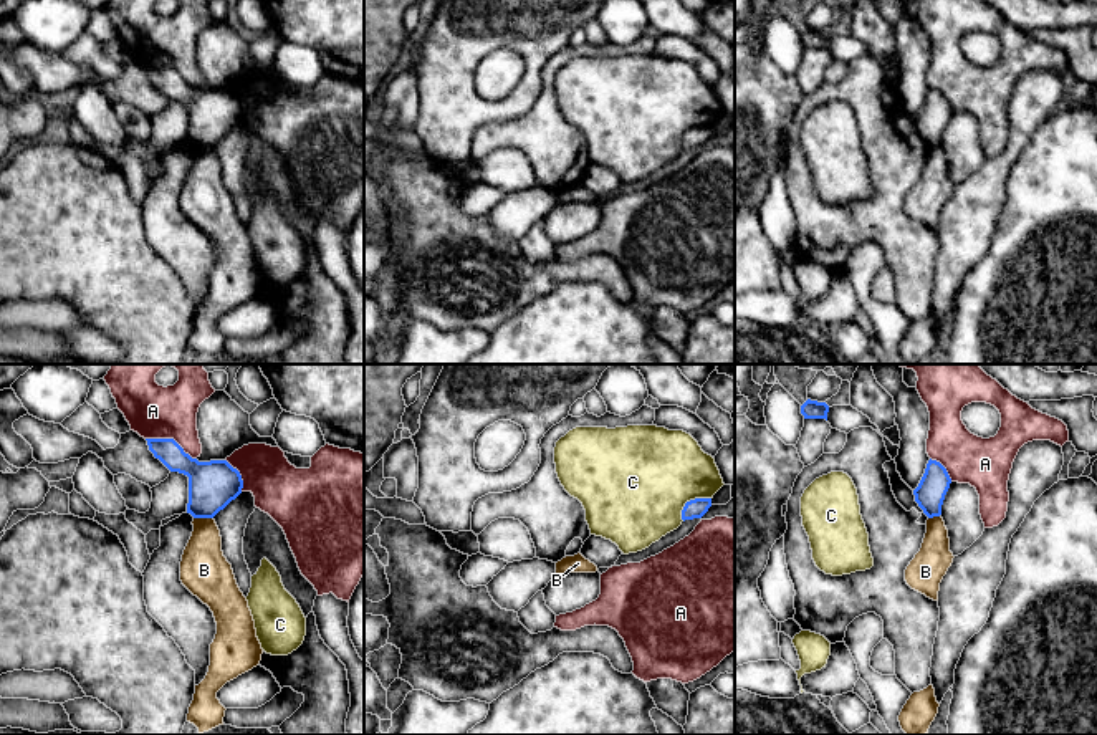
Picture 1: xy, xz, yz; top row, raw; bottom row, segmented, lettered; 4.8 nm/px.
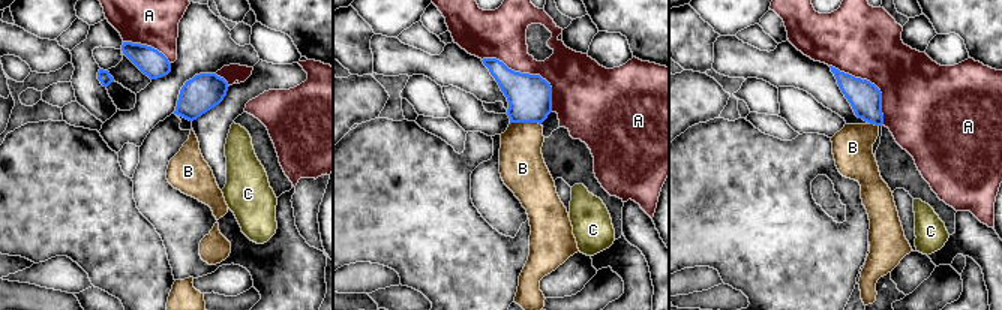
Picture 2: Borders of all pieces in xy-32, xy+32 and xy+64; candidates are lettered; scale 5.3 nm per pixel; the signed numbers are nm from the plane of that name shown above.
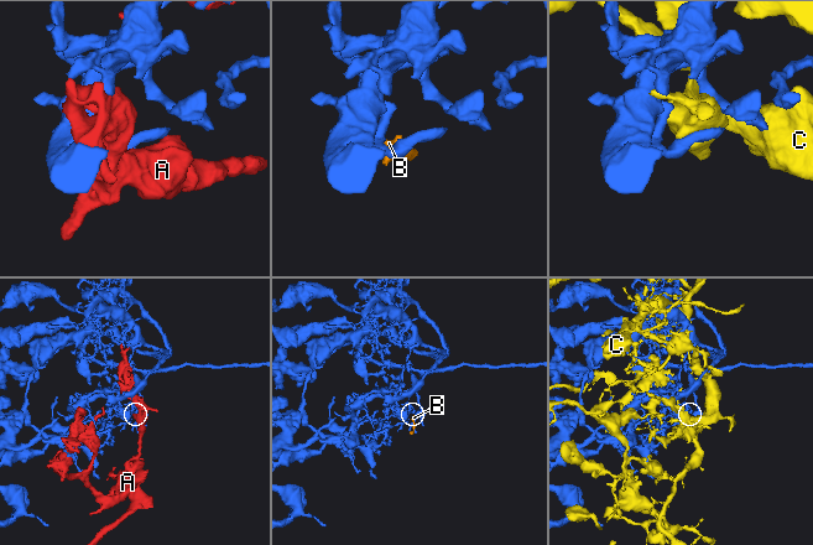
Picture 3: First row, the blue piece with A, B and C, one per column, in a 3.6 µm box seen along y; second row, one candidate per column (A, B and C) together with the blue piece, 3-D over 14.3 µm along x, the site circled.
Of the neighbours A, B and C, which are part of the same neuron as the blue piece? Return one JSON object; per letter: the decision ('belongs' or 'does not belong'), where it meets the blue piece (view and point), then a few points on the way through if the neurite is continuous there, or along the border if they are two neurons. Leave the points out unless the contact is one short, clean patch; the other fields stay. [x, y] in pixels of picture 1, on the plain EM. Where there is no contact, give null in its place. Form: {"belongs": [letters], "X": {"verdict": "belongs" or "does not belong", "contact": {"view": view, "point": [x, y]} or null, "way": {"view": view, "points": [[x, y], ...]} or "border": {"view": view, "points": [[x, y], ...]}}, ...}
{"belongs": [], "A": {"verdict": "does not belong", "contact": {"view": "xy", "point": [171, 68]}}, "B": {"verdict": "does not belong", "contact": {"view": "xy", "point": [204, 146]}, "border": {"view": "xy", "points": [[194, 146], [212, 148]]}}, "C": {"verdict": "does not belong", "contact": {"view": "xz", "point": [690, 129]}}}

